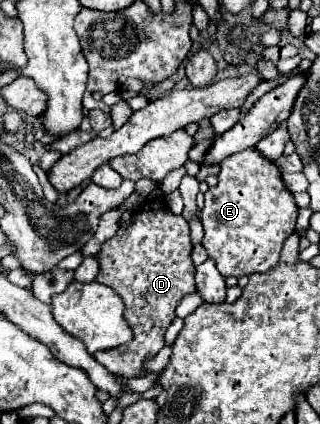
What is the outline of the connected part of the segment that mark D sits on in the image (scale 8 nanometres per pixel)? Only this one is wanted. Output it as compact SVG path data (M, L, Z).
M149 200L135 212L133 226L119 228L117 234L101 246L101 252L97 254L101 266L97 282L107 284L121 294L127 306L125 318L135 334L127 346L93 354L93 358L113 376L145 376L145 360L155 358L157 352L165 346L165 332L175 318L177 304L195 288L191 248L187 220L183 216L175 216L163 200Z

